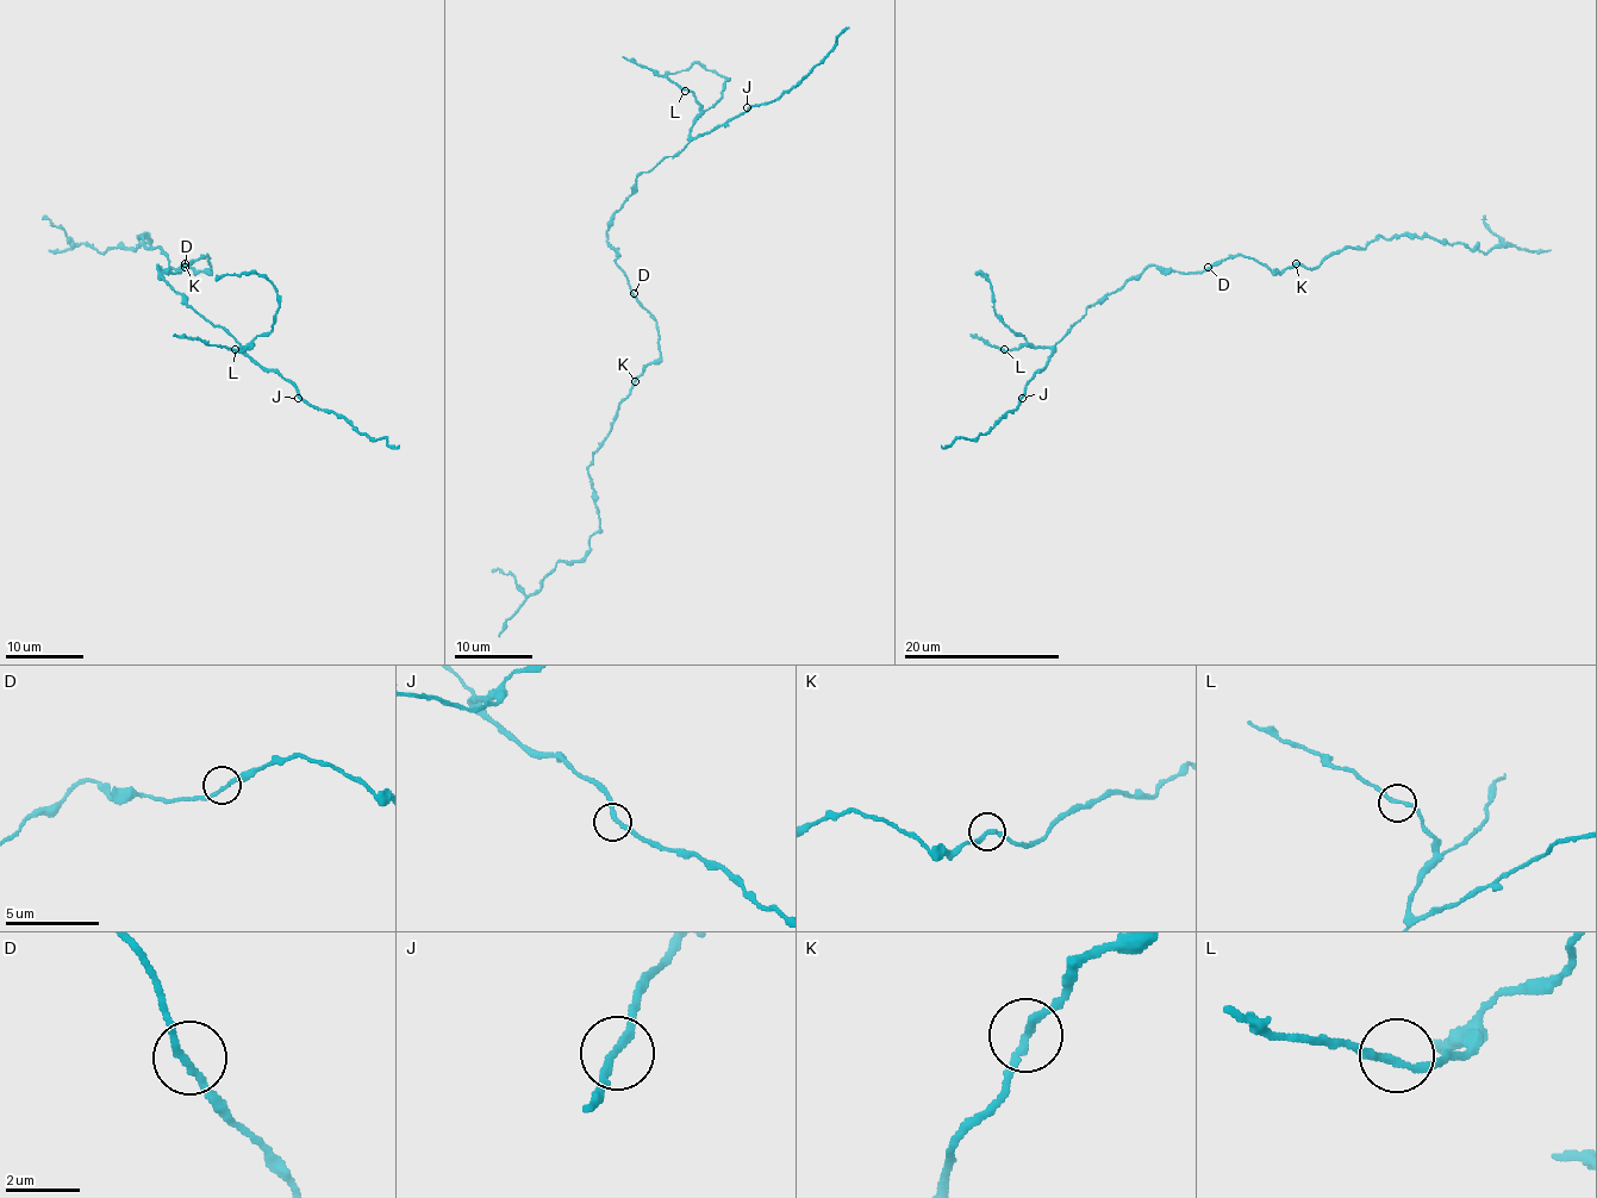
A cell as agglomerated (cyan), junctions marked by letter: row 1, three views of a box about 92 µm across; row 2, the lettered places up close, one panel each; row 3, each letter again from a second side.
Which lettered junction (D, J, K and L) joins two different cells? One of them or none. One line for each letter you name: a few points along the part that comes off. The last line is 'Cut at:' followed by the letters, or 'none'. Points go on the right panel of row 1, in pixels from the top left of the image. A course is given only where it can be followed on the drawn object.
Cut at: none

